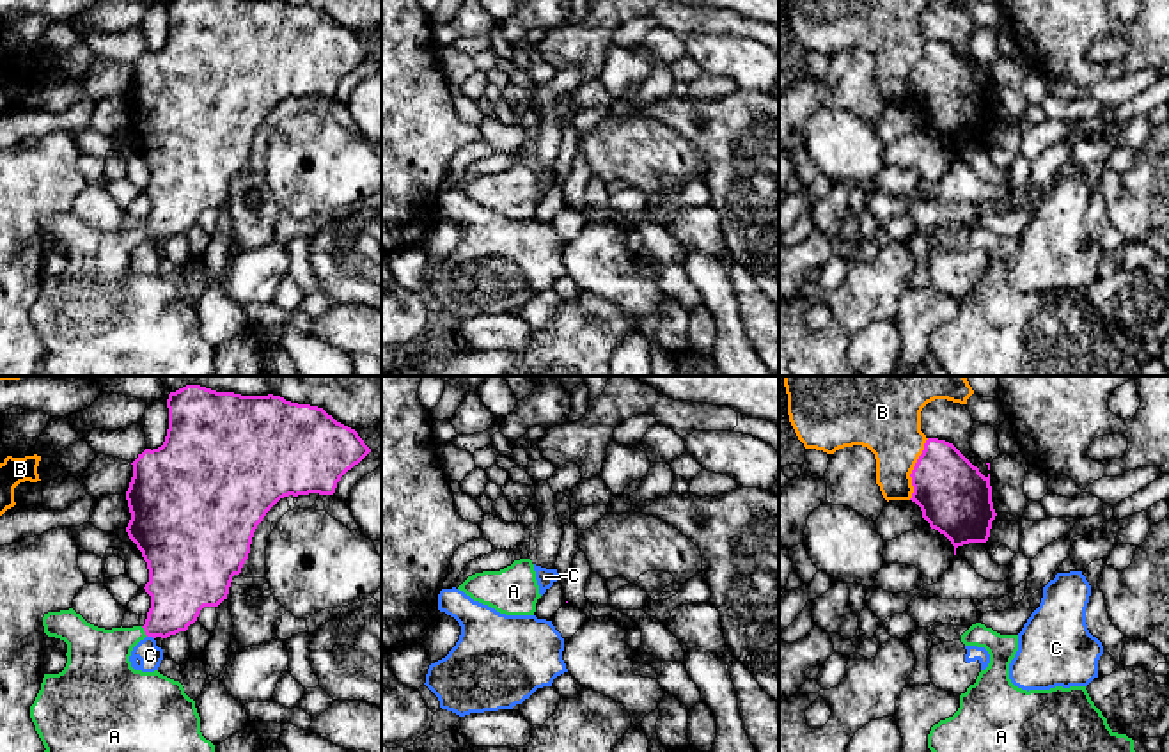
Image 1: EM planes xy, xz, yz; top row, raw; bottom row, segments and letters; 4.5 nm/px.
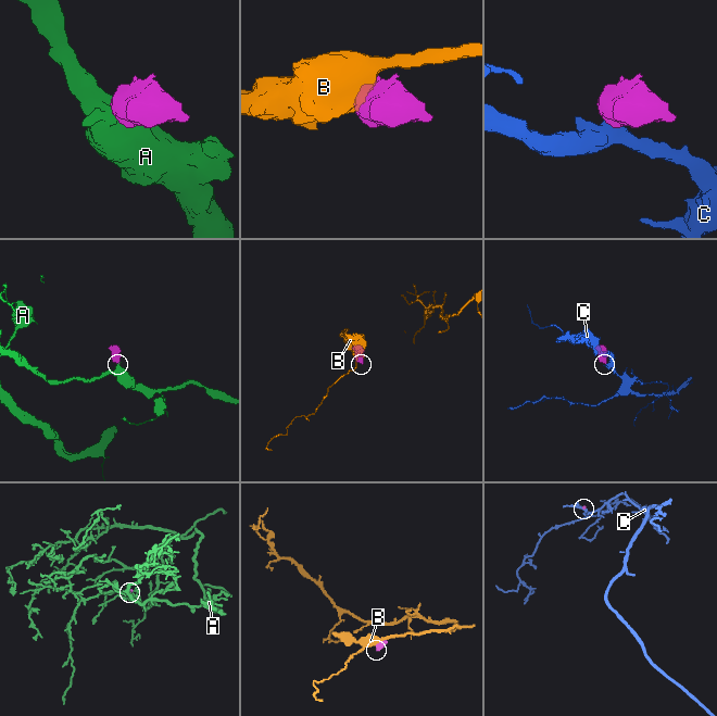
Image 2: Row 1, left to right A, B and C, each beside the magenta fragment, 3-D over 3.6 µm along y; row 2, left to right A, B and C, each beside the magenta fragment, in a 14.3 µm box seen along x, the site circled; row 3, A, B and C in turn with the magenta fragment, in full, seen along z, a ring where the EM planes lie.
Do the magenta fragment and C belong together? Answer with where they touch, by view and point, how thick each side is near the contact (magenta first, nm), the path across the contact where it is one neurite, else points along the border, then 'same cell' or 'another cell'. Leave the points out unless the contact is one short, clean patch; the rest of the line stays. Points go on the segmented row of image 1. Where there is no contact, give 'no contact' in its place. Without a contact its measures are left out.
xy (151, 635) | 280/110 nm | along xy (148, 635), (153, 639) | another cell

